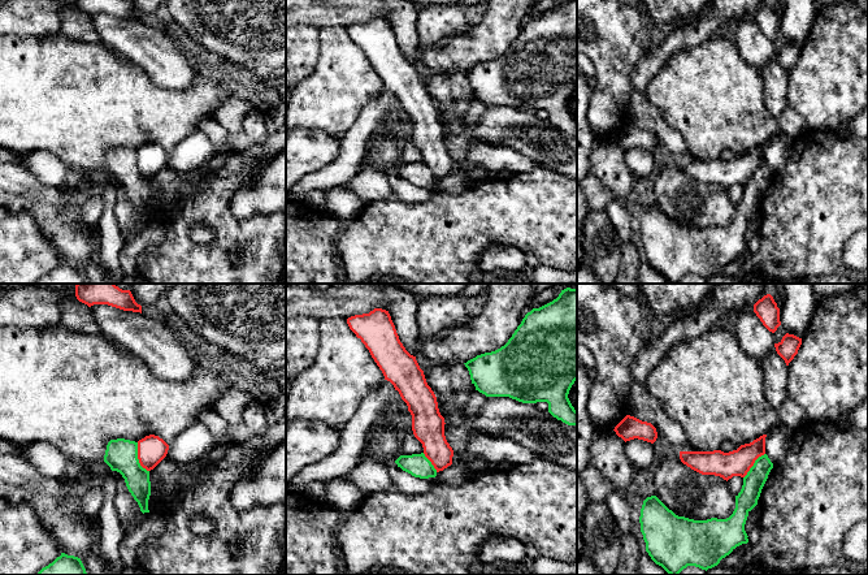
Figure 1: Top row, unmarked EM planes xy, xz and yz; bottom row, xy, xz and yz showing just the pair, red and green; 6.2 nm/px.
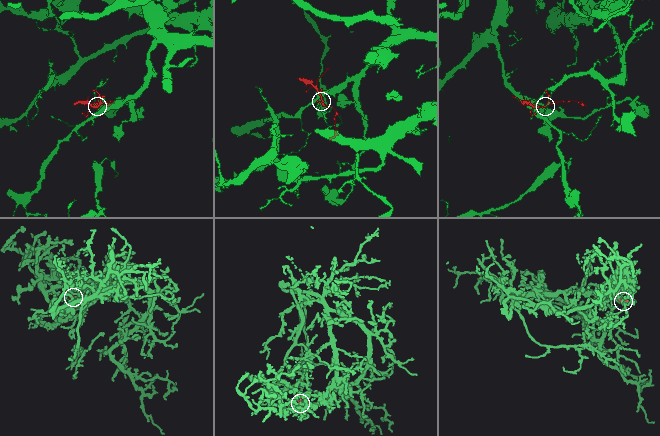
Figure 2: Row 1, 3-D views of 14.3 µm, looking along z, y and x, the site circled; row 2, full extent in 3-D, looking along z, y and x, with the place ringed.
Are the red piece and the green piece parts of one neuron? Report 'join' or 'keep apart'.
keep apart

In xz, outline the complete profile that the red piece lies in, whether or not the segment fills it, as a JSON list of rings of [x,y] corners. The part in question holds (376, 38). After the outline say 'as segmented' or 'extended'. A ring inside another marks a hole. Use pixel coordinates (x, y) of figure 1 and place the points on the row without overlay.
[[[374,17],[369,22],[348,26],[347,33],[369,59],[385,88],[394,94],[407,112],[413,143],[422,152],[425,165],[437,181],[451,174],[453,159],[444,144],[446,131],[437,105],[416,65],[400,51],[389,20]]]; as segmented

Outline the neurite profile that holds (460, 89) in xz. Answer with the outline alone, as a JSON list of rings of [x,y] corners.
[[[460,70],[435,72],[424,83],[437,108],[465,100],[472,95],[469,79]]]

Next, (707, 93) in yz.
[[[724,36],[673,53],[645,91],[661,118],[682,135],[686,154],[695,160],[719,159],[725,150],[750,152],[778,130],[765,105],[761,70],[747,64],[735,42]]]

